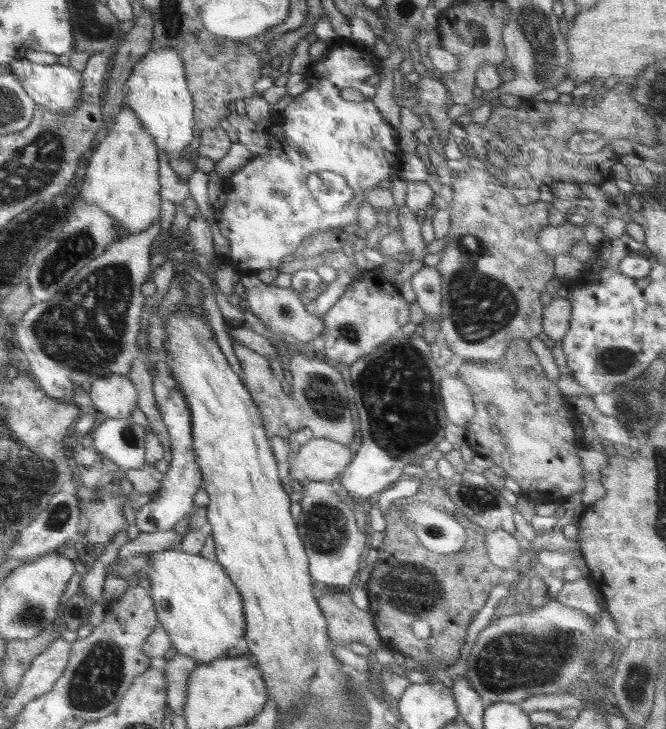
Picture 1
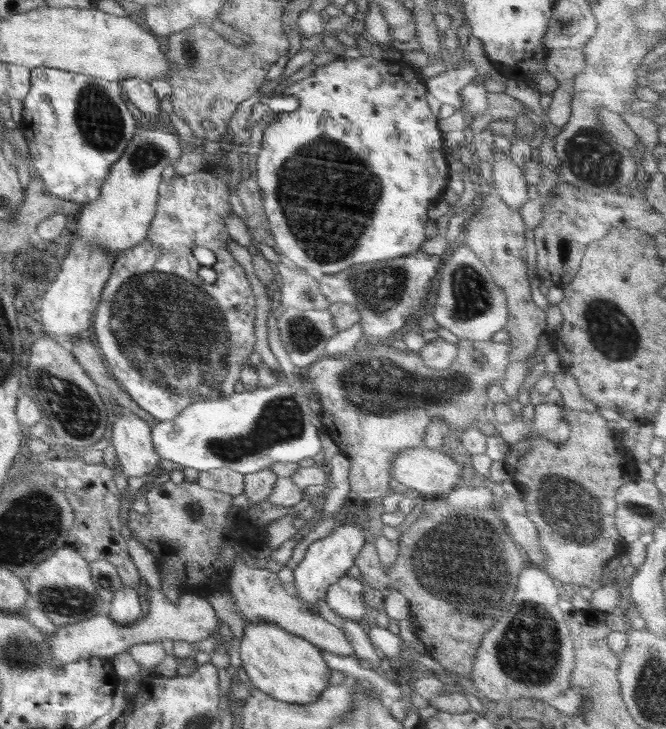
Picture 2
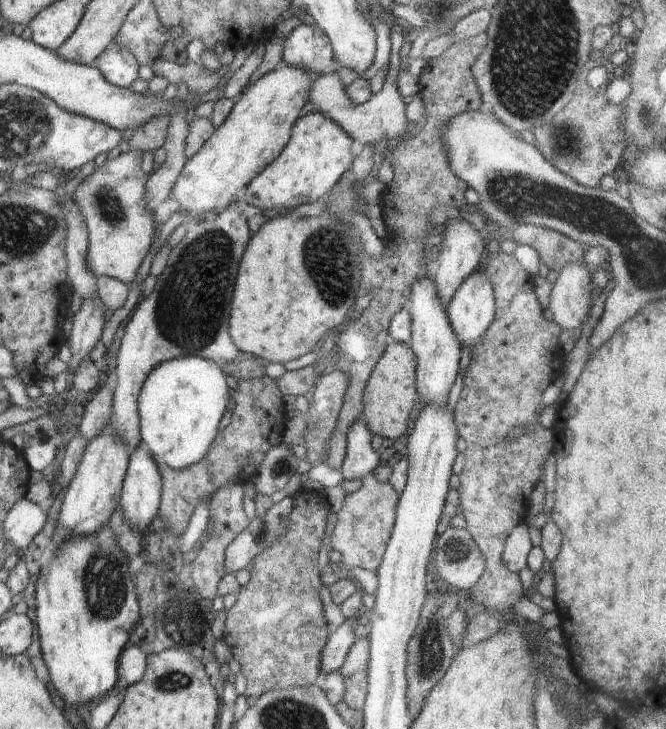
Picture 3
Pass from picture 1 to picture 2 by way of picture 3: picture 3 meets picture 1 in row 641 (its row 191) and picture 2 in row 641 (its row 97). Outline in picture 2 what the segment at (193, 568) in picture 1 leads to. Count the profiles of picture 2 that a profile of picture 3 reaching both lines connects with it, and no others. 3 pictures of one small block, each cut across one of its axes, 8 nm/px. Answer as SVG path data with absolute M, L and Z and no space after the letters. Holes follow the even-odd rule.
M247 622L235 649L235 662L242 664L252 685L275 700L288 704L319 702L328 688L330 672L320 649L309 640L296 636L270 622Z

